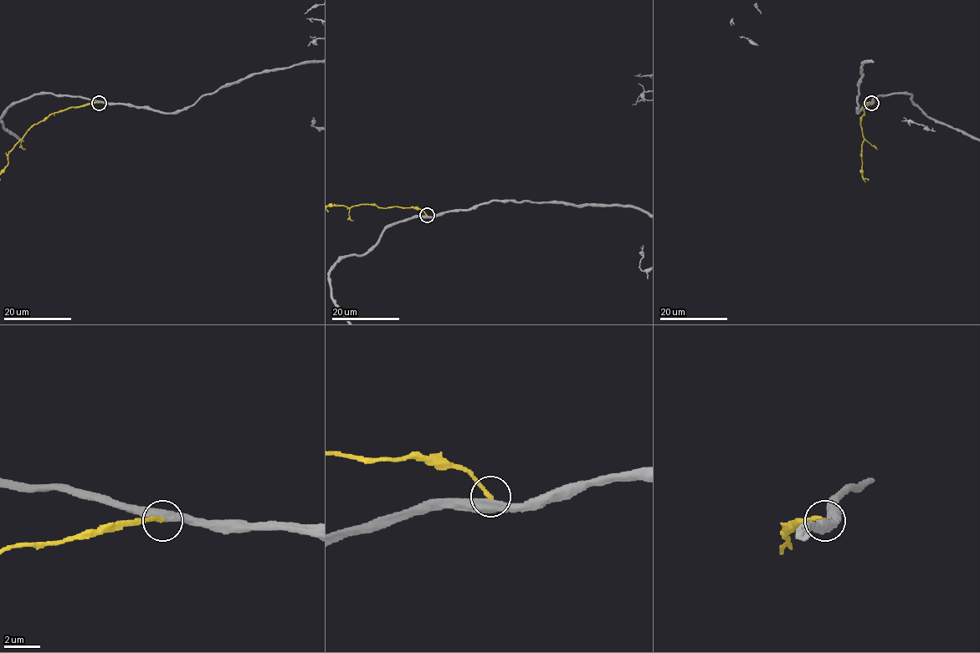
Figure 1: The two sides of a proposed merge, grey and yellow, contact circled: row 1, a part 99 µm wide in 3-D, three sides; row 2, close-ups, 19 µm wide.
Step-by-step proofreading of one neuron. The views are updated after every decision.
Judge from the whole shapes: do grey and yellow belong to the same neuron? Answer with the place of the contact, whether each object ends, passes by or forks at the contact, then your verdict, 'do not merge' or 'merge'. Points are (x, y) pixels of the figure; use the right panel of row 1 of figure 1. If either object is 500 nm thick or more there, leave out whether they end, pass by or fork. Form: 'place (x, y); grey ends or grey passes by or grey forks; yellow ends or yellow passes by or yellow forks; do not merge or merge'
place (871, 103); do not merge

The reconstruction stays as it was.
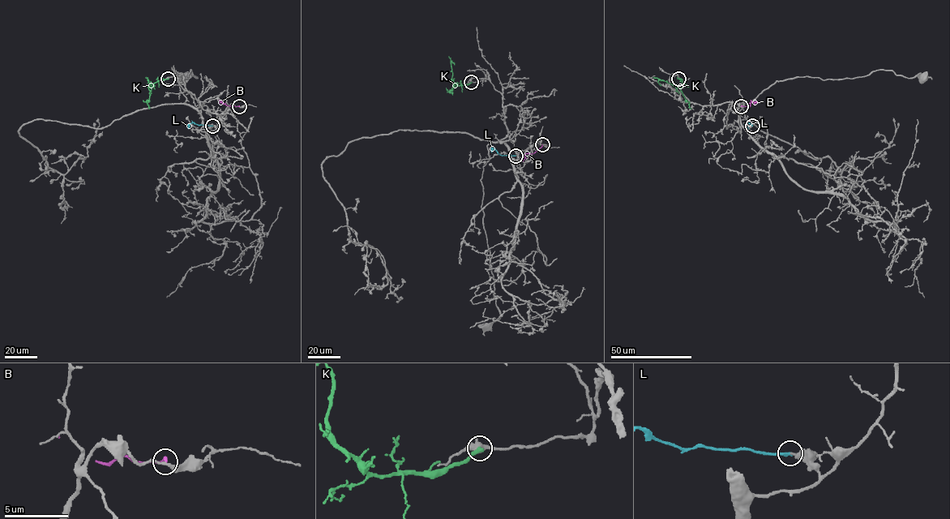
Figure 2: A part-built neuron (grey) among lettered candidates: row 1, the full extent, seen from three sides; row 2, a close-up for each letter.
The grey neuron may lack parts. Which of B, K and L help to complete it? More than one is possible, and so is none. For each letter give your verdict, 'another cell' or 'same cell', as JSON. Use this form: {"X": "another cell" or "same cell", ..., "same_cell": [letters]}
{"B": "another cell", "K": "another cell", "L": "another cell", "same_cell": []}

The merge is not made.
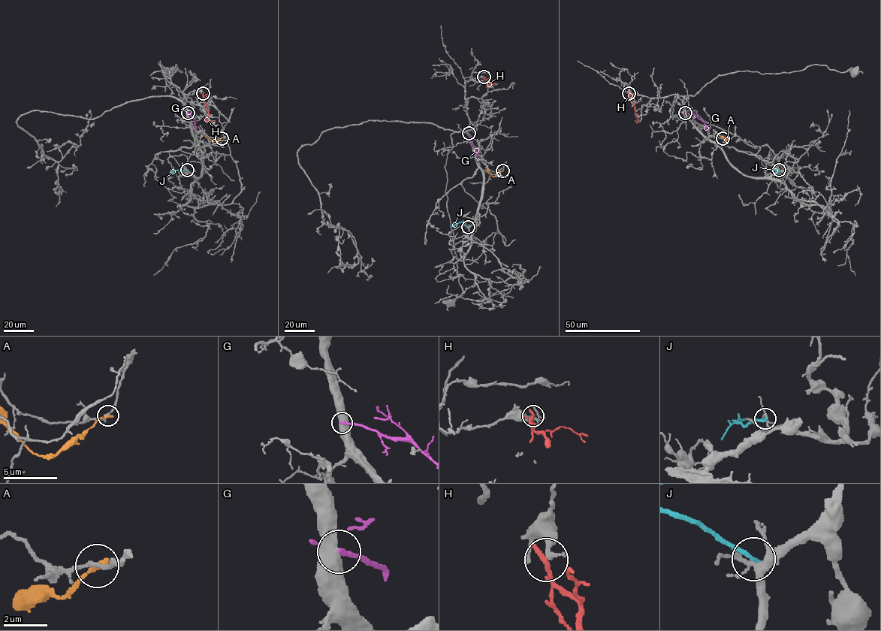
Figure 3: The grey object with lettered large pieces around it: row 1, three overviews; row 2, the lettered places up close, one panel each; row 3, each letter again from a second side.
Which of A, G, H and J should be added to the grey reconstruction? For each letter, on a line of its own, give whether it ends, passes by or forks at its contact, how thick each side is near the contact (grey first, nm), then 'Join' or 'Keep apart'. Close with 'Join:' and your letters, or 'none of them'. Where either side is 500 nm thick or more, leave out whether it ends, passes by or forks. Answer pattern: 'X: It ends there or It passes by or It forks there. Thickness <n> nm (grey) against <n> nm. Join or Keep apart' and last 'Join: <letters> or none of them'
A: It ends there. Thickness 180 nm (grey) against 240 nm. Keep apart
G: Thickness 550 nm (grey) against 200 nm. Keep apart
H: It passes by. Thickness 280 nm (grey) against 200 nm. Keep apart
J: It ends there. Thickness 120 nm (grey) against 240 nm. Keep apart
Join: none of them

